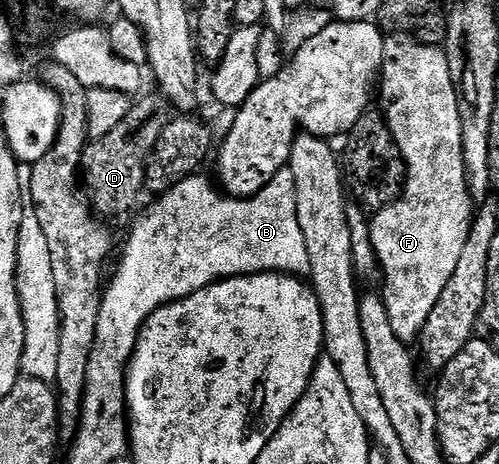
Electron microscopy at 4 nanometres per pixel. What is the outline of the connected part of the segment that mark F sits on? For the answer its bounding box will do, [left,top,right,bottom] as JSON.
[370,34,474,344]

